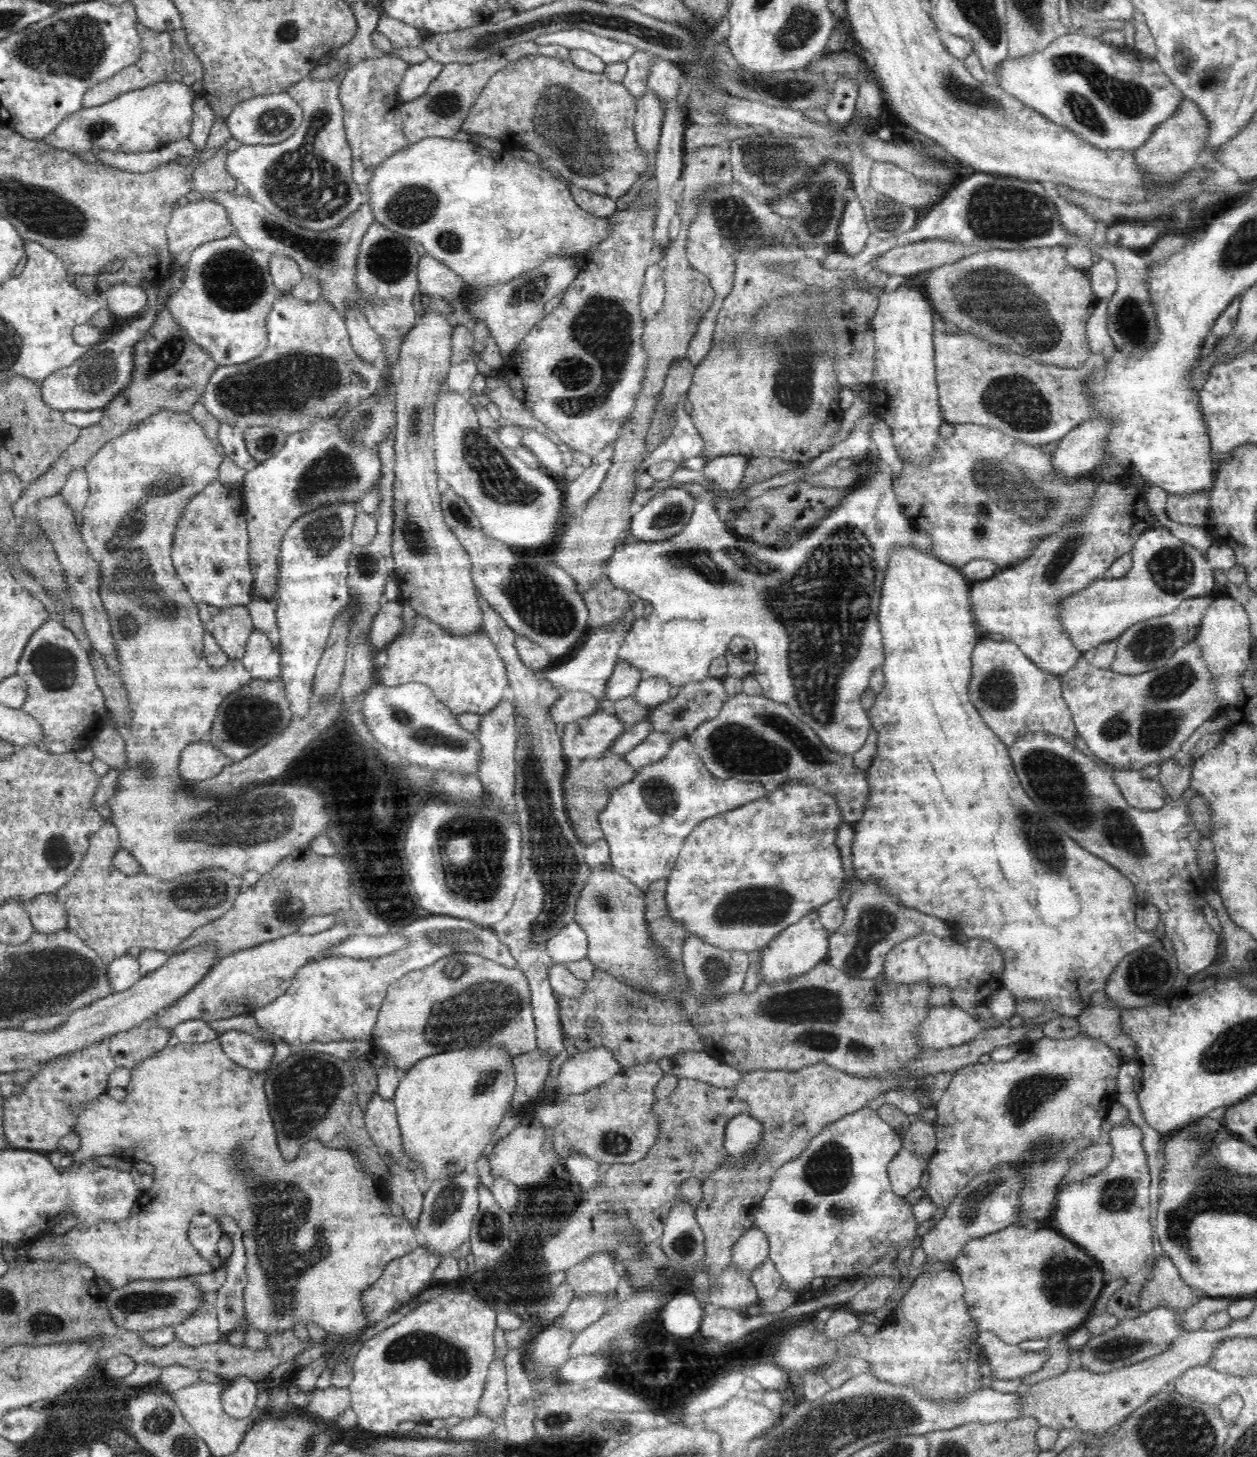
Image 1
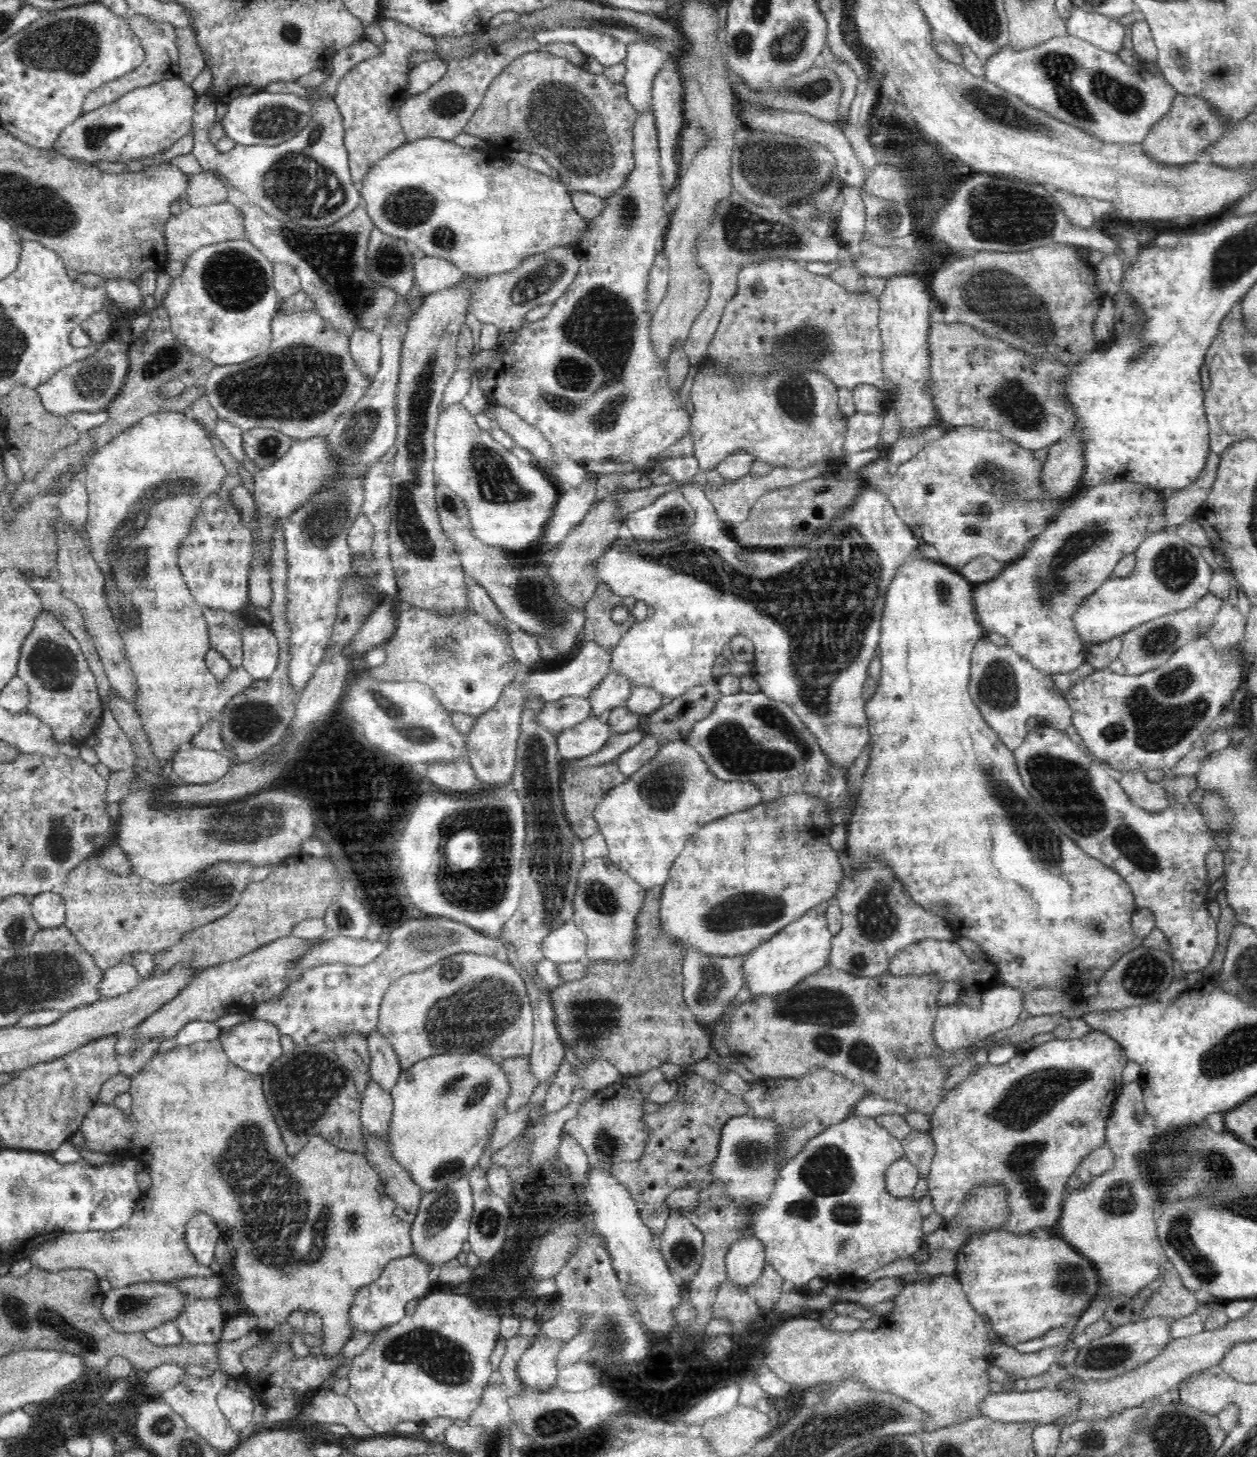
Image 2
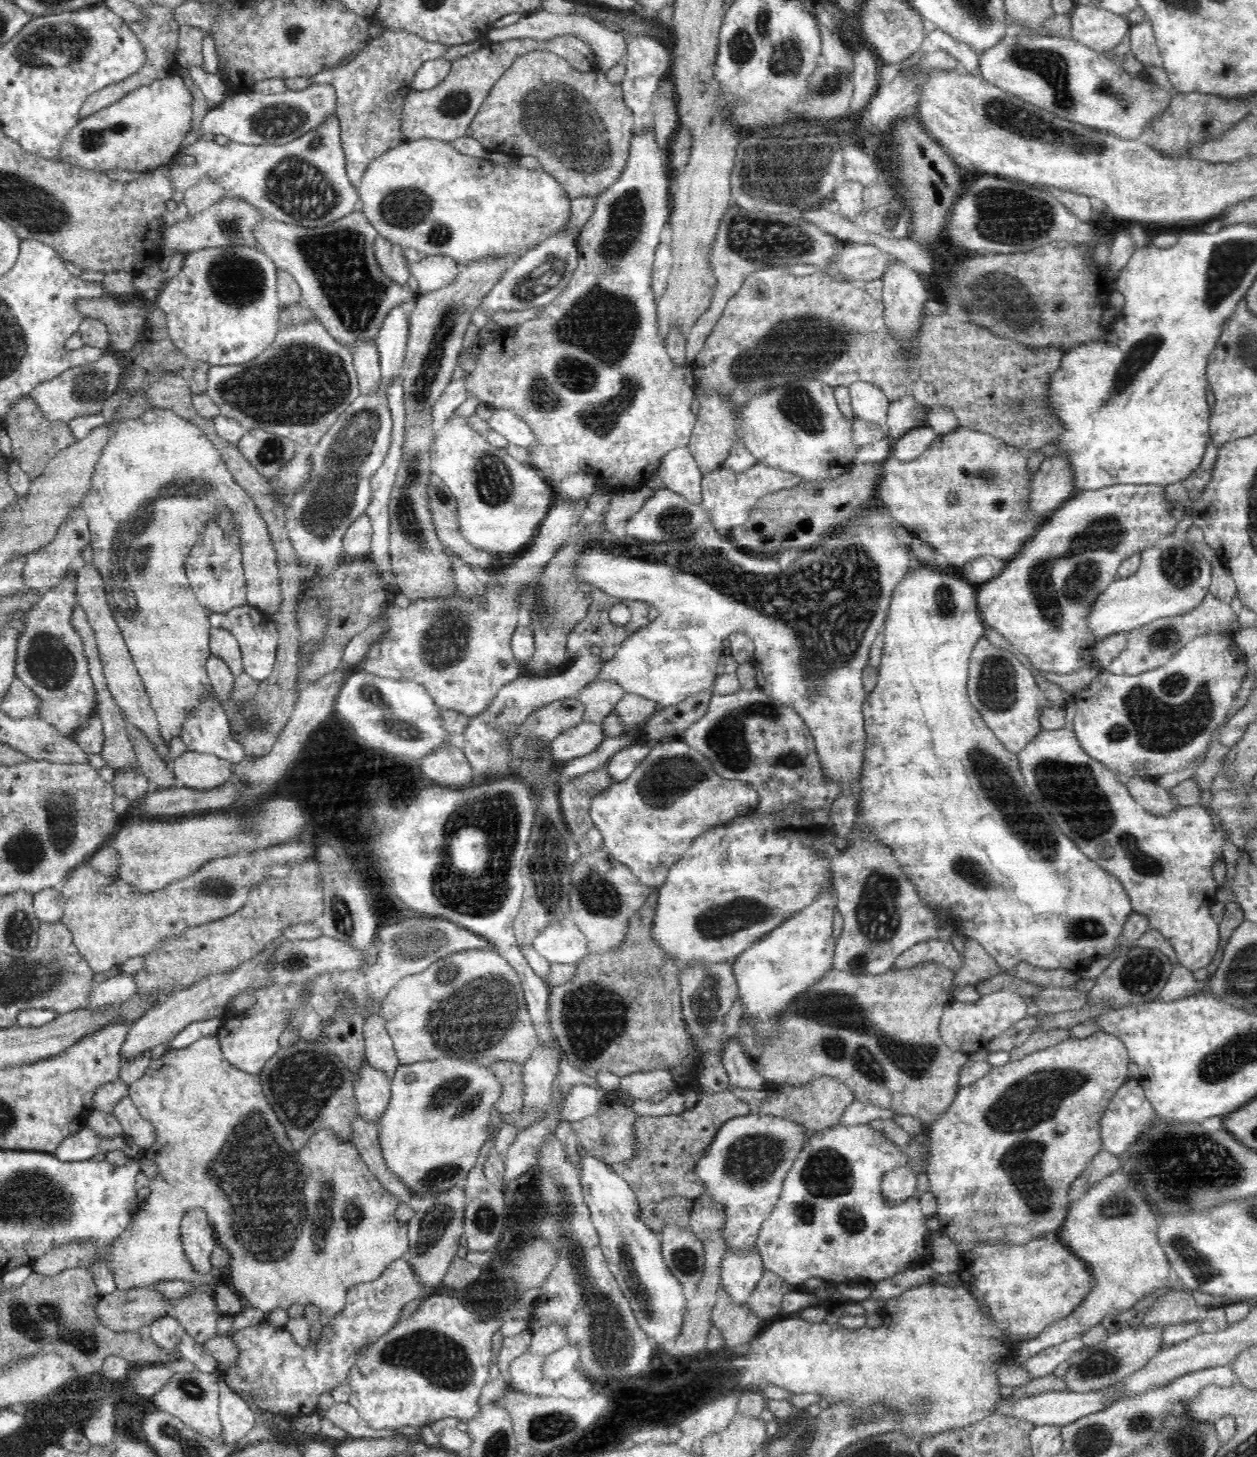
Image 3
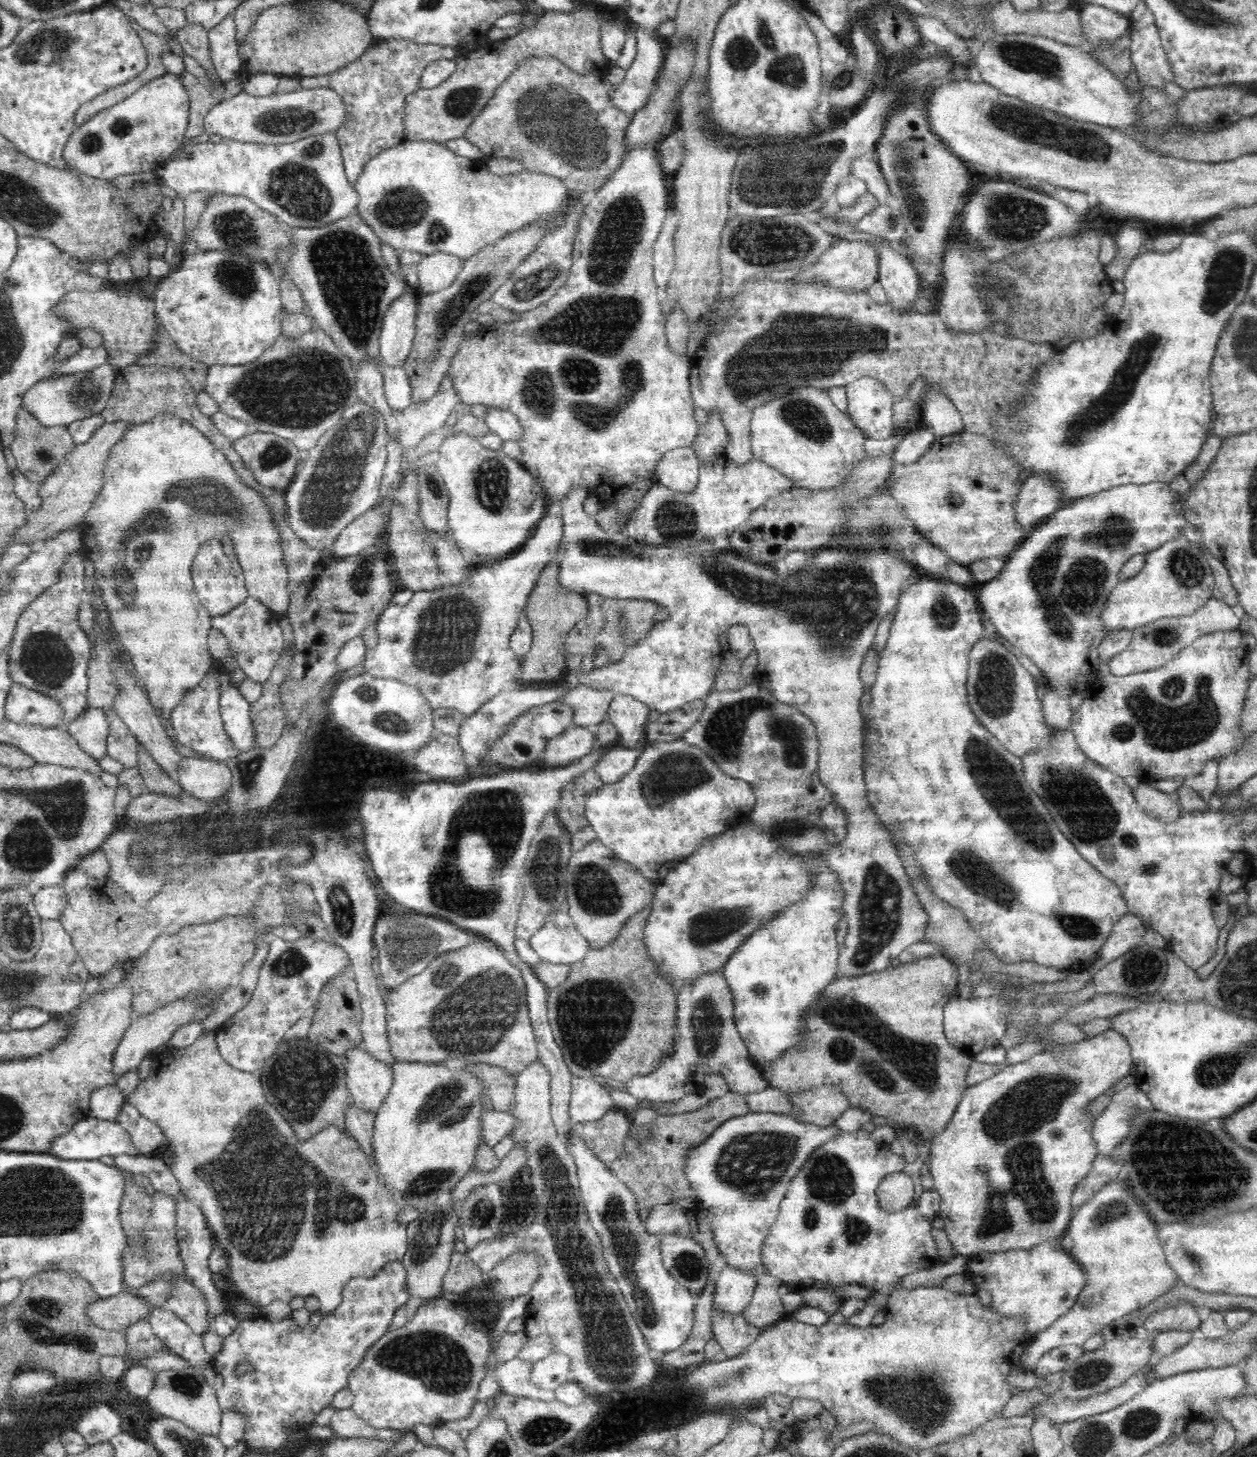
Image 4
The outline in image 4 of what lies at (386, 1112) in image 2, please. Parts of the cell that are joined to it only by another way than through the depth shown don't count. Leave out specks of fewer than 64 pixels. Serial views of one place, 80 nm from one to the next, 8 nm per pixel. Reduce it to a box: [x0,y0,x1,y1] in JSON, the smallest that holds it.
[341,1046,393,1113]

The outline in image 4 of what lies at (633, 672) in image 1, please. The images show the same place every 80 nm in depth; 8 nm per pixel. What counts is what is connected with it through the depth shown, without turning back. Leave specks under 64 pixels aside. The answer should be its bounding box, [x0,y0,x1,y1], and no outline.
[557,684,615,727]

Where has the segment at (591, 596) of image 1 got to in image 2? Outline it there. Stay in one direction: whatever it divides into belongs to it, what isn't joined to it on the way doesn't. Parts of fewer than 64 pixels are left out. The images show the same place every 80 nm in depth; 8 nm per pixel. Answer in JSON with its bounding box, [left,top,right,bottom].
[578,584,639,652]

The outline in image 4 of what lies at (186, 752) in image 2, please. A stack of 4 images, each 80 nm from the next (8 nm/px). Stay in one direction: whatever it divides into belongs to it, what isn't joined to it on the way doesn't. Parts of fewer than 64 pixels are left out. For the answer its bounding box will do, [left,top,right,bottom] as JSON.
[176,757,233,803]

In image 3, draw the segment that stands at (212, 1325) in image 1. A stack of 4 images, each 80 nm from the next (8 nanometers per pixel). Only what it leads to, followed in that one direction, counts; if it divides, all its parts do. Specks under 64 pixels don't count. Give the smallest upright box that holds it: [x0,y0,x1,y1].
[170,1289,222,1344]

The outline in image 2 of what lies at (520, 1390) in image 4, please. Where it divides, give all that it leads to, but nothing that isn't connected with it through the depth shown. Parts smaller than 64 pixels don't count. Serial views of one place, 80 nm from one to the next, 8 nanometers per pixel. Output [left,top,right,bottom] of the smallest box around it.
[517,1338,564,1392]

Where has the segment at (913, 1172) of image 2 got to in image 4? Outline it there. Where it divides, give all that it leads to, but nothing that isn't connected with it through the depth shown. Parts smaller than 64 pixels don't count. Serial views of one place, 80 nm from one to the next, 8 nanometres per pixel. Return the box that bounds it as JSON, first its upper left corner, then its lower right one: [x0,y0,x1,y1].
[877,1171,914,1212]

